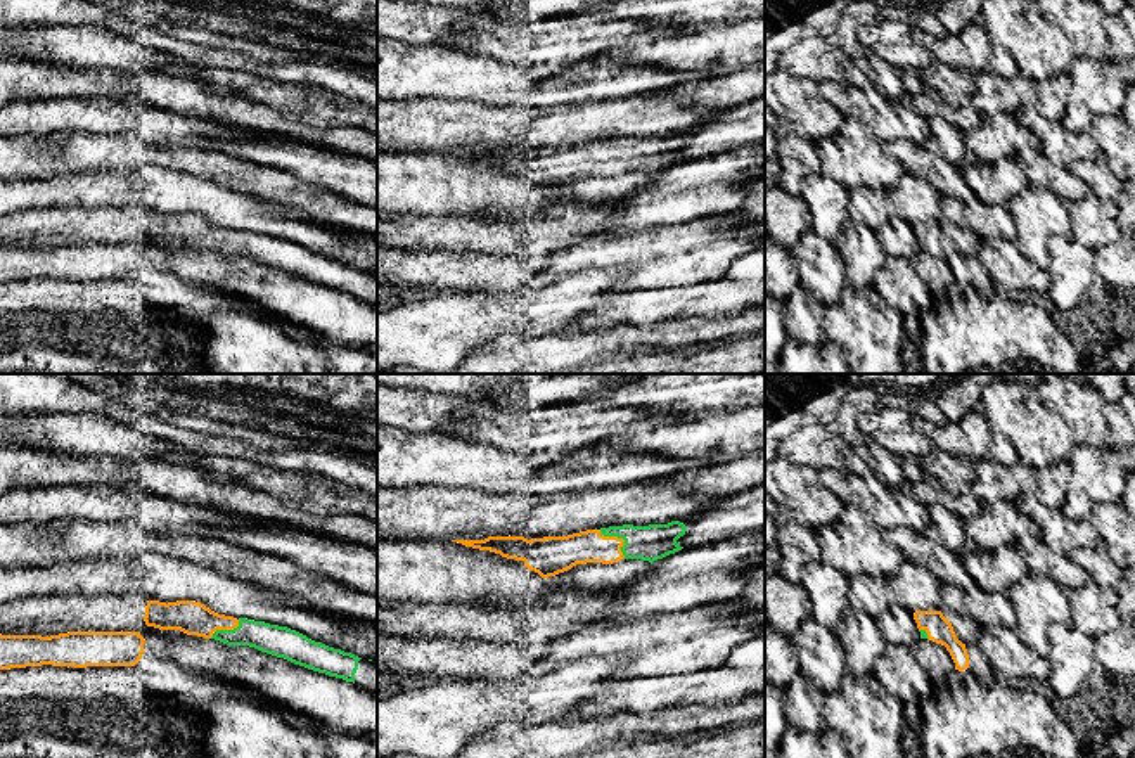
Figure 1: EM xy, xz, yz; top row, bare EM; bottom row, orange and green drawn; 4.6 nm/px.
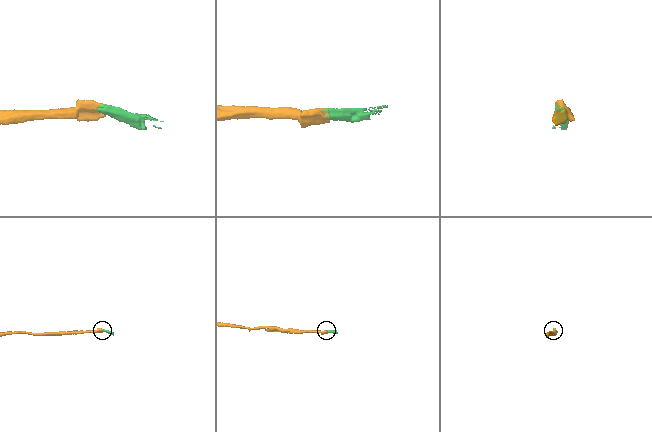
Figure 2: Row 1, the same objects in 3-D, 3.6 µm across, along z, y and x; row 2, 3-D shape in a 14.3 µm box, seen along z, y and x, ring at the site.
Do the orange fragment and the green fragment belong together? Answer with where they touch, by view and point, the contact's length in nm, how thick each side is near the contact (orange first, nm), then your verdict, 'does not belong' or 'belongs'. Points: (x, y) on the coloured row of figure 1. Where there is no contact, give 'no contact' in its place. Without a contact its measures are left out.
xz (620, 539) | 180 nm | 150/170 nm | belongs

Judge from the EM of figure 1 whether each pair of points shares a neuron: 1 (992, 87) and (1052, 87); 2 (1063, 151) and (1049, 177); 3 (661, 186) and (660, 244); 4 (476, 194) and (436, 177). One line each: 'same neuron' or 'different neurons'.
1: same neuron
2: different neurons
3: different neurons
4: same neuron

